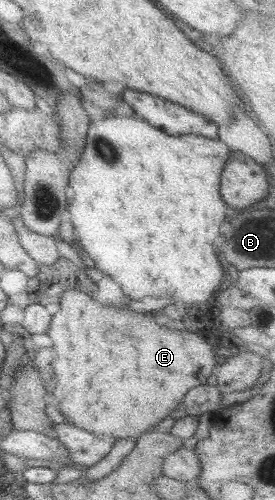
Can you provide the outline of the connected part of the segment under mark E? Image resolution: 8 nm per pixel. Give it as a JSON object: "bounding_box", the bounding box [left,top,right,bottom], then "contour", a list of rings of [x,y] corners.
{"bounding_box":[46,290,216,439],"contour":[[[65,290],[59,306],[51,315],[46,334],[52,340],[52,394],[58,400],[58,410],[64,422],[90,432],[96,437],[137,439],[164,420],[183,401],[189,388],[205,383],[216,366],[212,348],[204,338],[190,332],[168,332],[154,324],[150,316],[120,308],[102,308],[88,294],[79,290]]]}

